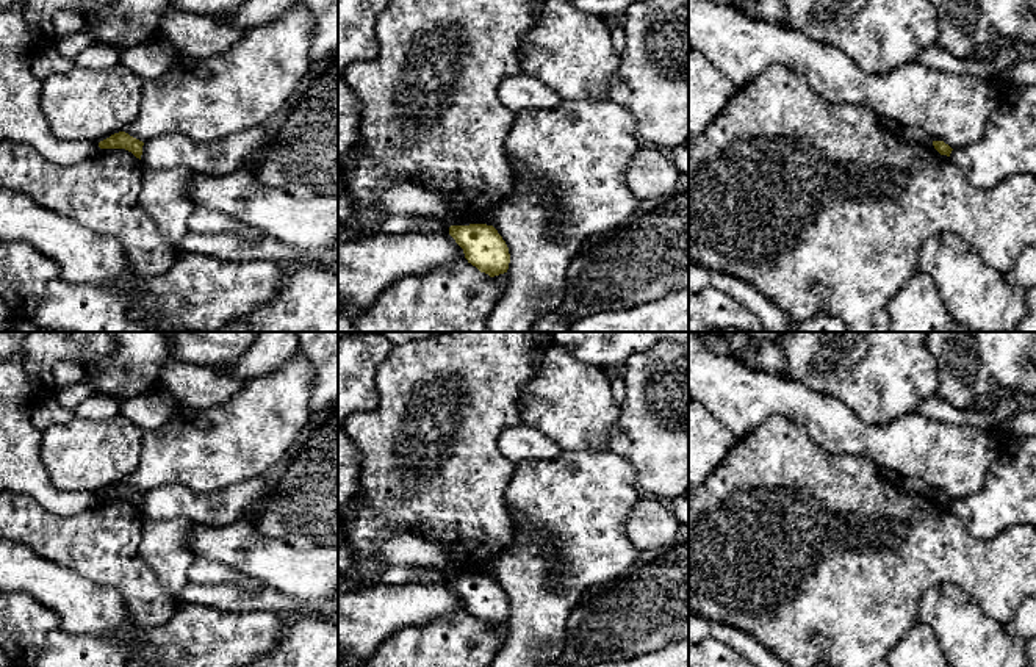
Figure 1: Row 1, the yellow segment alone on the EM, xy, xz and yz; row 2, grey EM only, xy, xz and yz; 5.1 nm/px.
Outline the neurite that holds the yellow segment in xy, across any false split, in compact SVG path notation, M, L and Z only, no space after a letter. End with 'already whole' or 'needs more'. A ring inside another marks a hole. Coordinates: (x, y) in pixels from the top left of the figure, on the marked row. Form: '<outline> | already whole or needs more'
M125 132L111 135L110 138L99 142L100 149L125 149L141 160L144 142L130 136Z | already whole

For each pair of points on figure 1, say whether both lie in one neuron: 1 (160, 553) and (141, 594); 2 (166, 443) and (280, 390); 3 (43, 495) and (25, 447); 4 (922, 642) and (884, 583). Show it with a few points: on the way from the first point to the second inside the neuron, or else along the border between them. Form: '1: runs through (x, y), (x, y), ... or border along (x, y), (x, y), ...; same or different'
1: border along (140, 534), (140, 555), (172, 600); different
2: runs through (194, 443), (227, 443), (252, 418); same
3: runs through (35, 483), (25, 473), (25, 459); same
4: border along (917, 620), (889, 650); different

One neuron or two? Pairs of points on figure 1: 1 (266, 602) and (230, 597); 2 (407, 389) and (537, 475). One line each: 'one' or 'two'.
1: one
2: two

